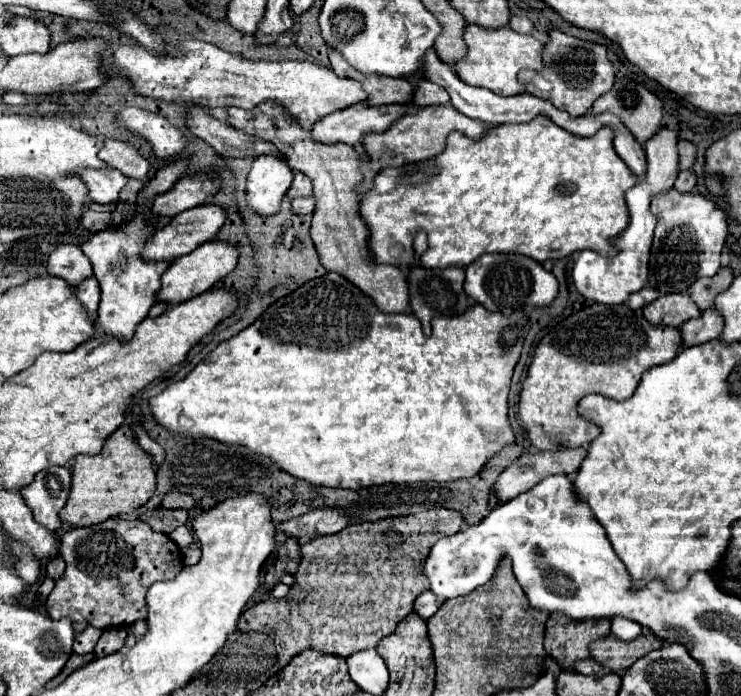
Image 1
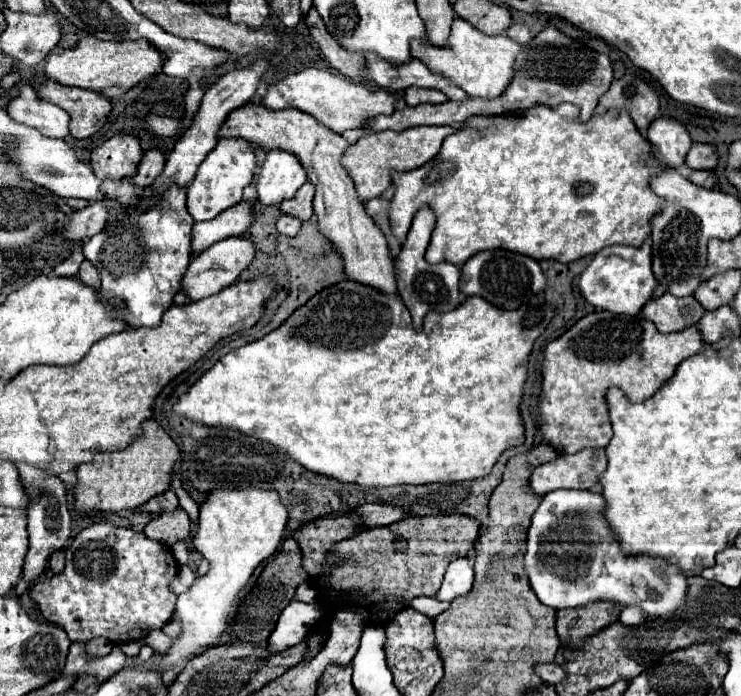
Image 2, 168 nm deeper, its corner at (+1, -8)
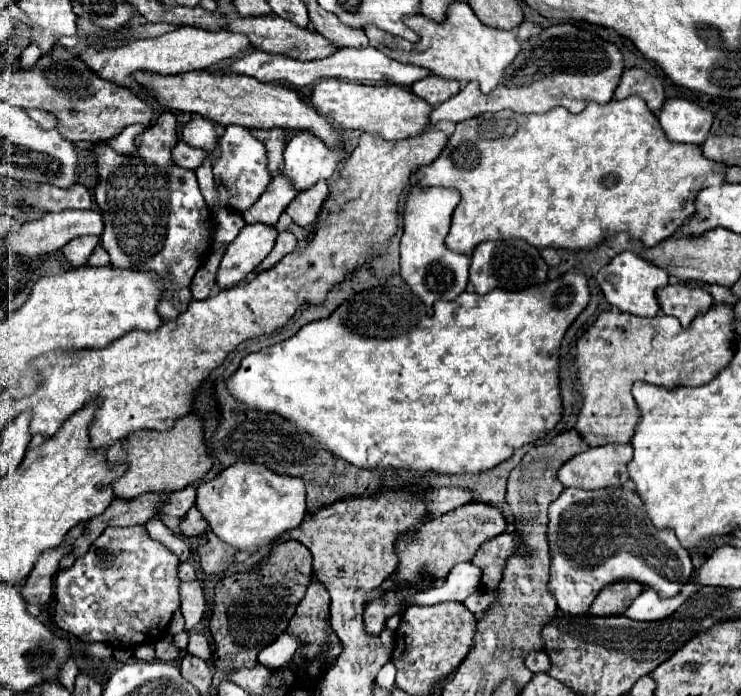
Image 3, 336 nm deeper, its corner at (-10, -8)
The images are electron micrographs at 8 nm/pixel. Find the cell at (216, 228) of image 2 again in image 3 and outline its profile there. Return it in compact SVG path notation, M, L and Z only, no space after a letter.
M274 176L264 194L246 210L242 212L242 218L246 224L268 224L274 226L280 218L280 214L286 210L286 206L294 200L296 192L288 188L288 180L282 176Z

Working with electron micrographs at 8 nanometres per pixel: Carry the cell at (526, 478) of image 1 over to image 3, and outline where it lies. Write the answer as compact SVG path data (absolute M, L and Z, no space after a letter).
M606 444L576 454L558 470L564 488L598 490L622 486L628 480L626 464L632 458L630 444Z

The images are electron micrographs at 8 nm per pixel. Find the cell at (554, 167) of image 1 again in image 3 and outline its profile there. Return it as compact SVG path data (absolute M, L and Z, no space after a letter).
M630 96L628 100L610 100L608 104L600 106L600 104L588 104L580 114L572 114L570 110L556 106L544 114L516 114L516 112L508 112L508 110L500 110L496 114L482 114L478 118L466 120L466 122L458 122L456 124L456 132L450 136L446 148L442 150L442 154L436 158L436 162L418 168L416 172L416 180L420 188L430 188L430 186L446 186L446 188L454 188L460 192L462 200L456 206L454 214L452 214L452 228L446 236L446 248L452 248L454 252L466 254L470 256L470 252L474 252L474 248L482 242L488 240L510 240L510 238L520 238L520 240L528 240L530 246L544 250L544 248L564 248L564 250L592 250L598 248L608 236L614 236L618 232L628 232L632 238L640 240L644 246L656 246L662 240L670 238L676 228L688 220L688 216L692 216L692 200L696 196L696 192L700 188L706 186L716 186L724 182L724 164L706 160L700 152L700 148L692 148L692 144L672 144L668 140L664 140L664 132L658 124L658 118L648 110L648 106L644 104L644 100L640 100L638 96Z

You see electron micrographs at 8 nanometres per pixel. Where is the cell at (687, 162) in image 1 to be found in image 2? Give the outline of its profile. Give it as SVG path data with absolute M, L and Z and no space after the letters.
M693 144L685 162L693 170L713 170L719 162L719 154L711 144Z

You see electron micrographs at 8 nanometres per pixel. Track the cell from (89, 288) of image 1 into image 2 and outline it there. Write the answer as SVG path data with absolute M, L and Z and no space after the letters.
M83 260L81 266L79 266L79 274L77 274L85 284L93 286L93 288L99 288L99 274L97 274L97 268L93 264L89 264L89 260Z

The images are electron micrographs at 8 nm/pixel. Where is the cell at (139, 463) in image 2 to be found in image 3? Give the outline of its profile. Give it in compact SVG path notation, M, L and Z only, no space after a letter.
M194 414L178 418L168 432L134 432L112 444L106 456L110 464L126 466L126 472L112 482L114 496L120 500L134 500L146 492L178 492L202 480L212 466L202 440L202 420Z

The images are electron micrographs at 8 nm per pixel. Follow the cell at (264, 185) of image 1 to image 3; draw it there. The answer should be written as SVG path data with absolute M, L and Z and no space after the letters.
M298 132L284 148L282 176L298 190L306 190L318 180L328 180L340 164L340 156L330 148L324 148L316 136Z

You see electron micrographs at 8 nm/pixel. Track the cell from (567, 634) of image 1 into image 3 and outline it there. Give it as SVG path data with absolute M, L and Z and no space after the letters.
M616 582L604 588L596 600L592 602L588 614L590 616L616 616L622 614L632 600L642 592L640 584L636 582Z

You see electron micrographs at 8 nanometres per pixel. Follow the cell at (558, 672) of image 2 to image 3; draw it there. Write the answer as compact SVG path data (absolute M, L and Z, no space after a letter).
M532 652L526 656L526 666L532 670L532 672L548 672L550 670L550 658L546 652Z

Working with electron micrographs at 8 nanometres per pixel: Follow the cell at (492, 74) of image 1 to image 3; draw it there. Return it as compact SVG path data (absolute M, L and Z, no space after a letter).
M454 2L454 6L448 8L448 18L442 24L436 24L428 18L414 16L408 18L406 24L420 34L420 42L412 44L408 40L400 40L398 36L388 36L386 32L380 32L378 28L364 28L366 36L370 38L370 46L380 48L386 56L392 56L394 60L416 64L428 68L432 74L444 78L444 80L458 80L458 82L478 82L482 94L492 92L500 78L504 76L504 70L512 64L512 60L522 50L520 40L516 32L506 30L494 30L484 26L472 8L464 2Z

